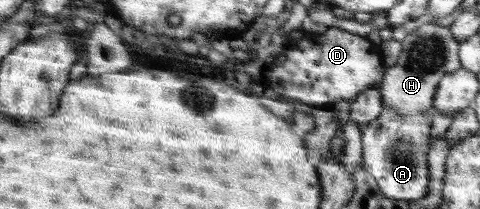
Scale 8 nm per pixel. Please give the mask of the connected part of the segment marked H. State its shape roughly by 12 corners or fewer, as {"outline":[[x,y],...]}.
{"outline":[[451,27],[407,33],[379,88],[399,114],[432,108],[461,67]]}

